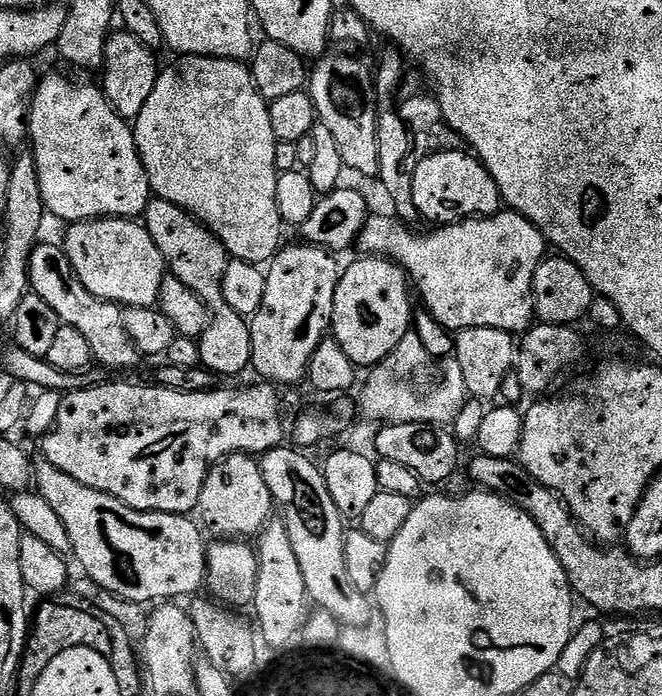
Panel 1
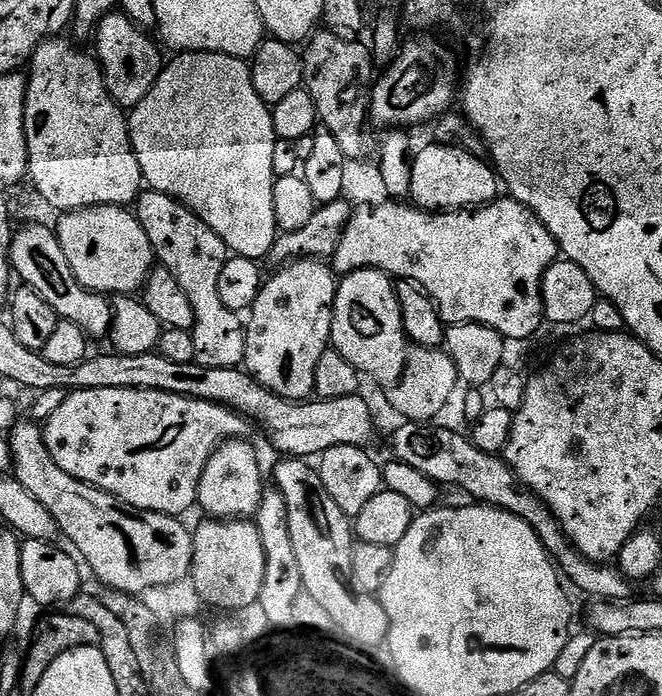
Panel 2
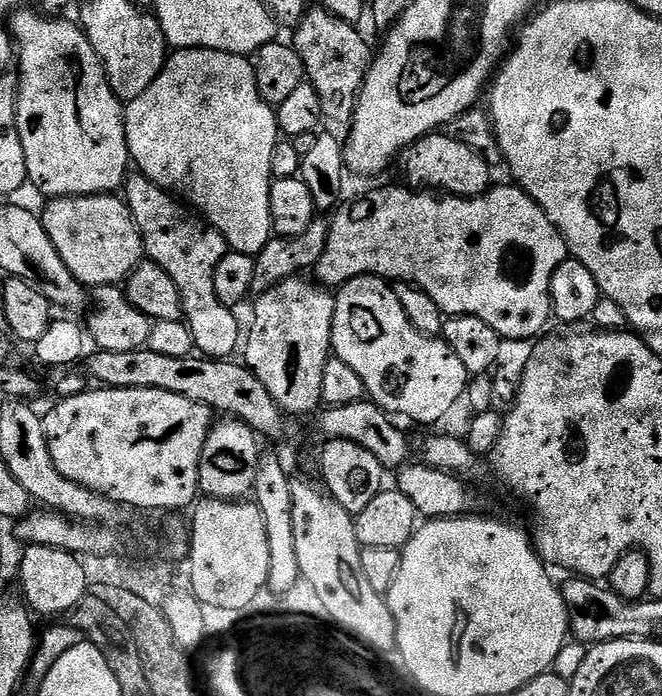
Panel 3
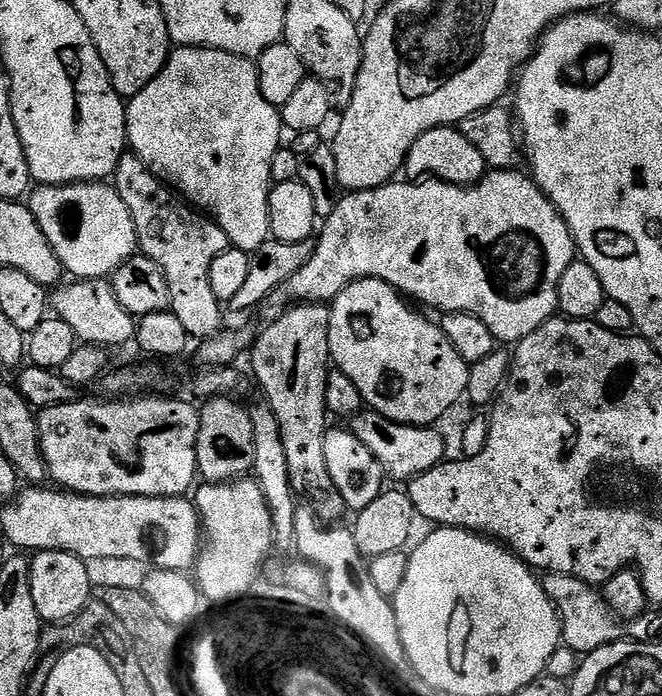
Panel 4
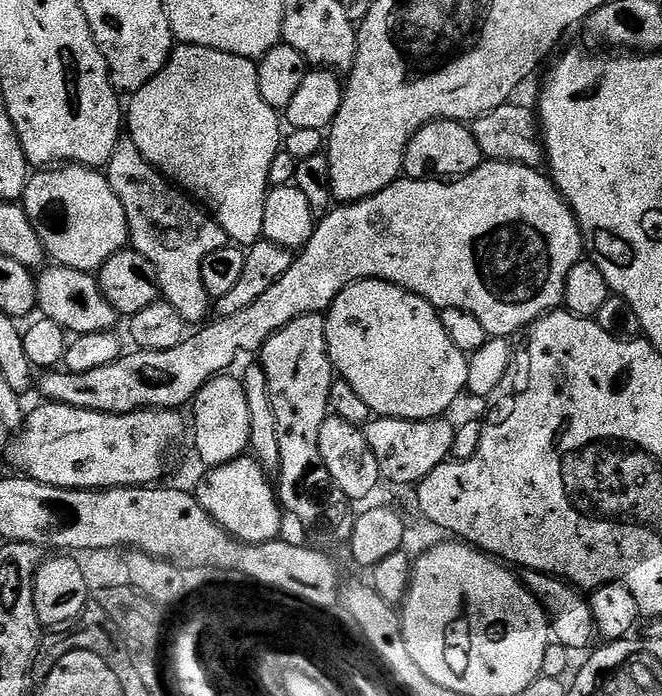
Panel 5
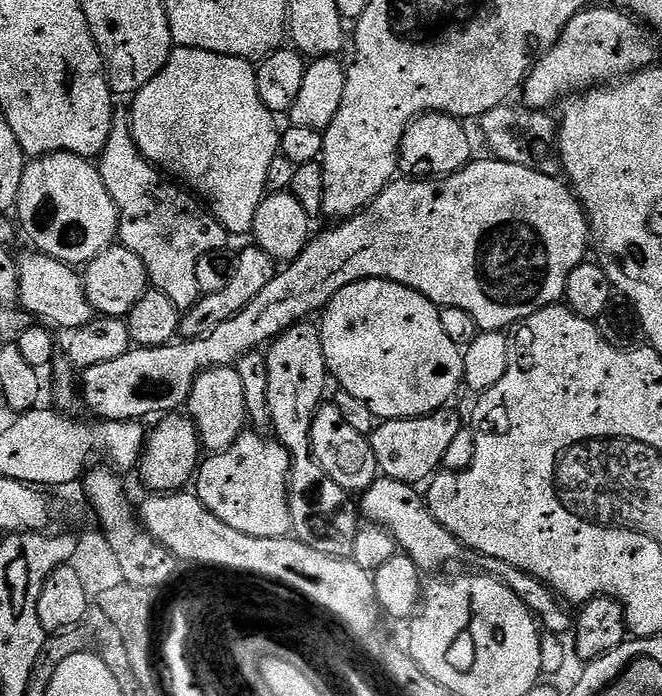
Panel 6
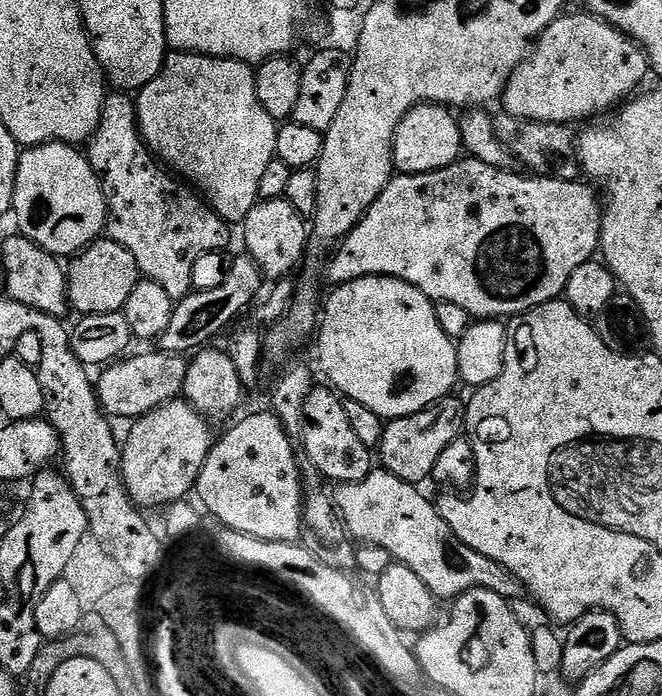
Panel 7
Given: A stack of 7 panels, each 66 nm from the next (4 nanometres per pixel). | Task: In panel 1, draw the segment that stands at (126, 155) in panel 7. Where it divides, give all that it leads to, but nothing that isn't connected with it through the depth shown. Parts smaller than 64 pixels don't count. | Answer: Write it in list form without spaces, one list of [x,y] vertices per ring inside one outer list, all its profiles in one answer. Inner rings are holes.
[[[153,198],[146,206],[142,223],[150,238],[154,238],[154,246],[162,250],[167,271],[186,282],[186,286],[190,286],[190,290],[194,290],[194,294],[198,294],[198,298],[202,298],[208,307],[210,319],[206,330],[198,338],[201,365],[213,377],[240,376],[244,371],[249,371],[252,363],[252,330],[249,321],[230,310],[230,306],[226,306],[226,298],[222,298],[222,274],[226,274],[230,257],[220,237],[204,227],[191,212],[159,198]]]

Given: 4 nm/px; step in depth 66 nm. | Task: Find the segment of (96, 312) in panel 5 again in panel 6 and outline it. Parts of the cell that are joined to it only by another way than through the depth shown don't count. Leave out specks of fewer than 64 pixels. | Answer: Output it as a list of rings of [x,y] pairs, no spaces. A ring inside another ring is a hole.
[[[31,251],[19,253],[18,256],[19,307],[35,319],[37,316],[40,319],[37,321],[43,322],[53,329],[65,328],[65,330],[71,330],[89,324],[94,318],[94,313],[86,298],[81,273],[73,265],[63,264],[61,260],[55,260],[53,256],[47,256],[44,252]]]

